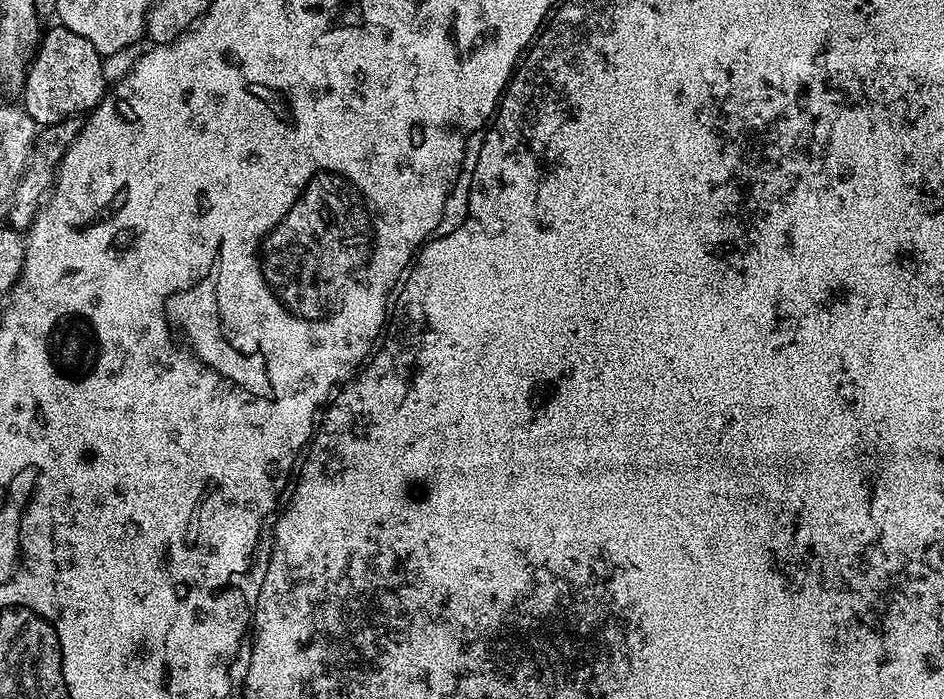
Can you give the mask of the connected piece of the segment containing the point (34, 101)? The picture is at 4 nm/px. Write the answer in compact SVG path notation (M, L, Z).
M54 24L54 27L43 33L41 44L29 65L28 76L24 79L24 111L30 114L38 126L62 122L62 118L84 116L91 112L106 96L102 60L103 57L86 38L64 25Z

